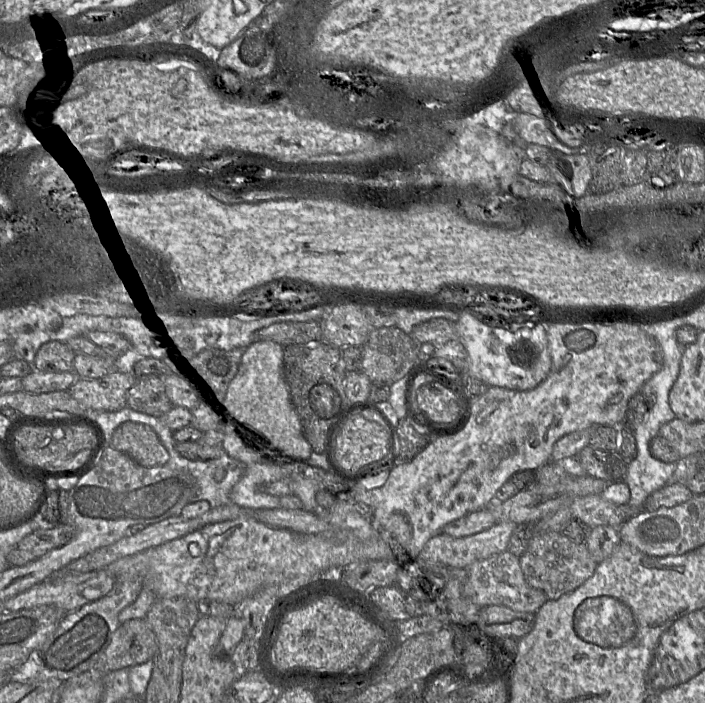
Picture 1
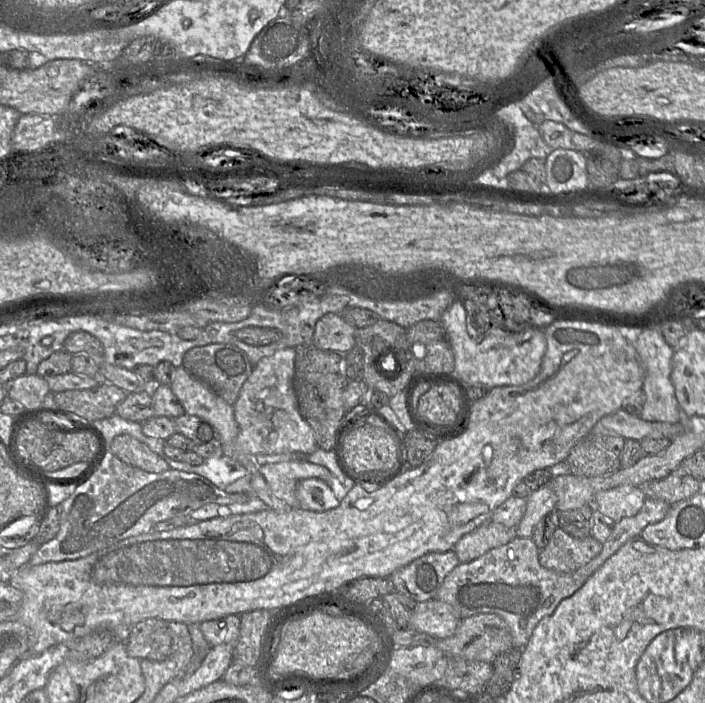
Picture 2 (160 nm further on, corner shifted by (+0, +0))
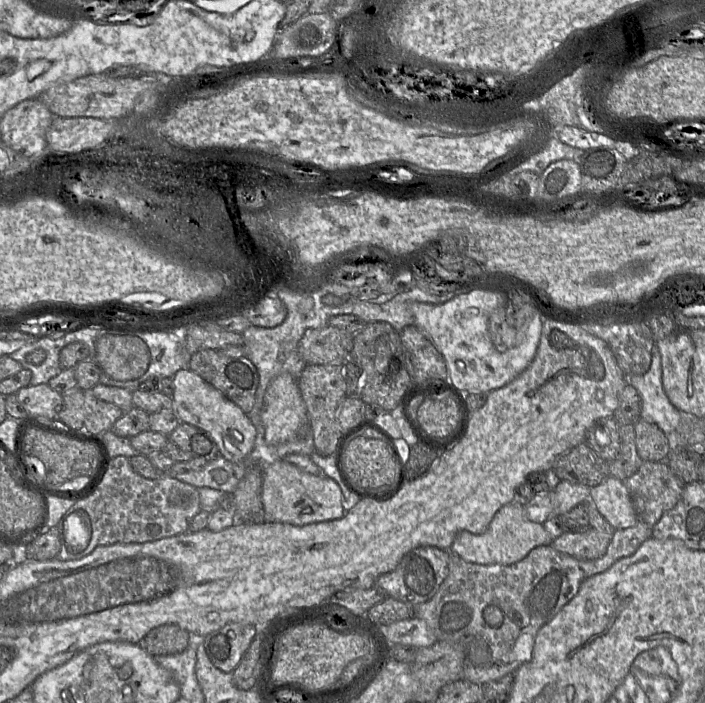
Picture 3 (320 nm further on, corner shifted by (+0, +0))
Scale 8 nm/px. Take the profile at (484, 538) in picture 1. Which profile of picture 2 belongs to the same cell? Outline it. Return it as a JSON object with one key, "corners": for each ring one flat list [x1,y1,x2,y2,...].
{"corners":[[550,486,530,492,524,516,515,529,516,536,531,537,537,523,555,510,556,502,556,495]]}

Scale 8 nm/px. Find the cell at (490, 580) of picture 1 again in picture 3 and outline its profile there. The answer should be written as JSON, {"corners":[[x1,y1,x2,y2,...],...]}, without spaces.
{"corners":[[640,520,631,528,616,529,606,553,593,560,580,560,555,550,552,545,543,545,511,565,482,565,467,562,447,550,449,573,430,600,413,606,414,618,424,620,437,641,460,645,464,652,475,637,481,637,489,644,491,663,477,667,465,661,463,679,484,685,514,674,521,664,531,659,539,629,574,598,582,582,608,570,619,559,632,555,652,536,652,529]]}

